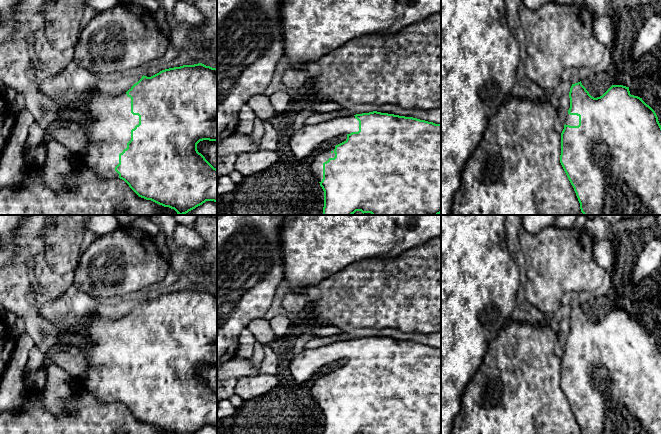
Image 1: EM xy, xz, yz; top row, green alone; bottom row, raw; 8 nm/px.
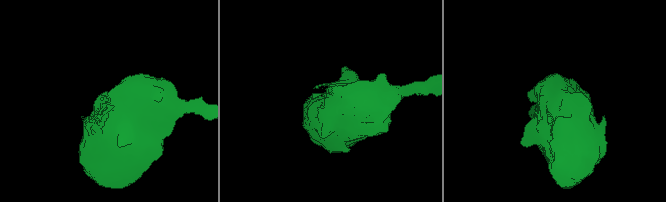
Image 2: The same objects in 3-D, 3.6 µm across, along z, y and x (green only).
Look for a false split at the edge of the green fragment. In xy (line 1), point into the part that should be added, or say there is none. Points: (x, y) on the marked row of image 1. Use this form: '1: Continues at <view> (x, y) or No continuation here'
1: No continuation here

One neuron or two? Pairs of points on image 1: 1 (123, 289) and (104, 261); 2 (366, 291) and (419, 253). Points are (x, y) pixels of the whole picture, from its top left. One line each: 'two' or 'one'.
1: one
2: one

